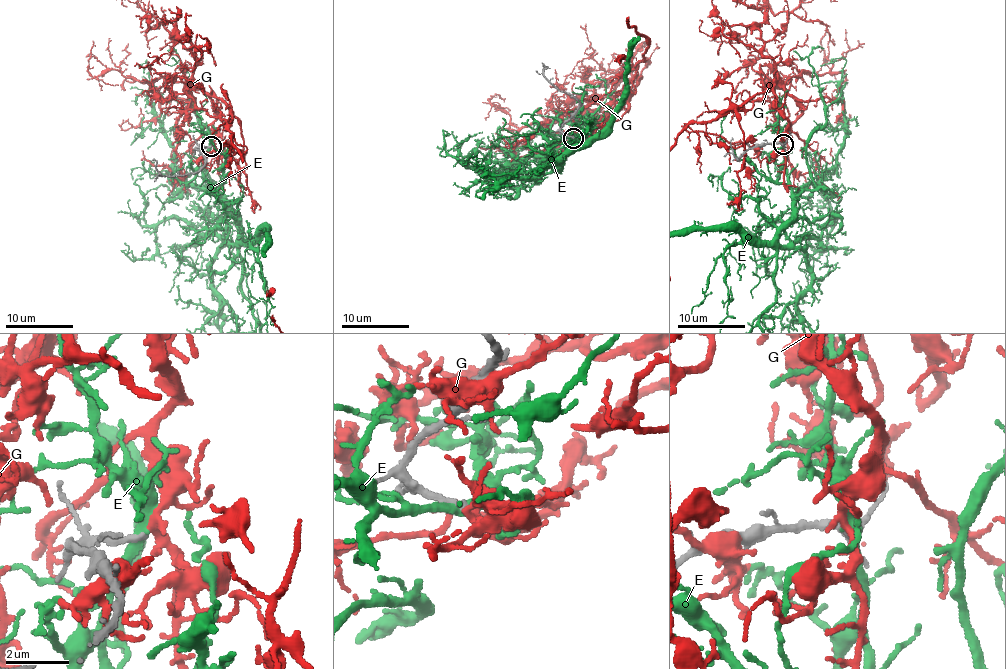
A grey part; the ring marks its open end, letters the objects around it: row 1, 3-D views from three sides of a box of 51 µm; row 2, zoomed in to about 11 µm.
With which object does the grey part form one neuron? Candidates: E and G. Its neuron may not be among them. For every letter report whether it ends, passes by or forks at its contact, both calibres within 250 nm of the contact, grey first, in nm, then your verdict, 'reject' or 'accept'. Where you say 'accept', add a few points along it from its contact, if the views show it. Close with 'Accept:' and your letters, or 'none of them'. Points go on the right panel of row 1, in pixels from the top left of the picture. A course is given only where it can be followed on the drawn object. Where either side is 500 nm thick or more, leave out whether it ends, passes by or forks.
E: it passes by | 240/320 nm | reject
G: it forks | 200/200 nm | reject
Accept: none of them

